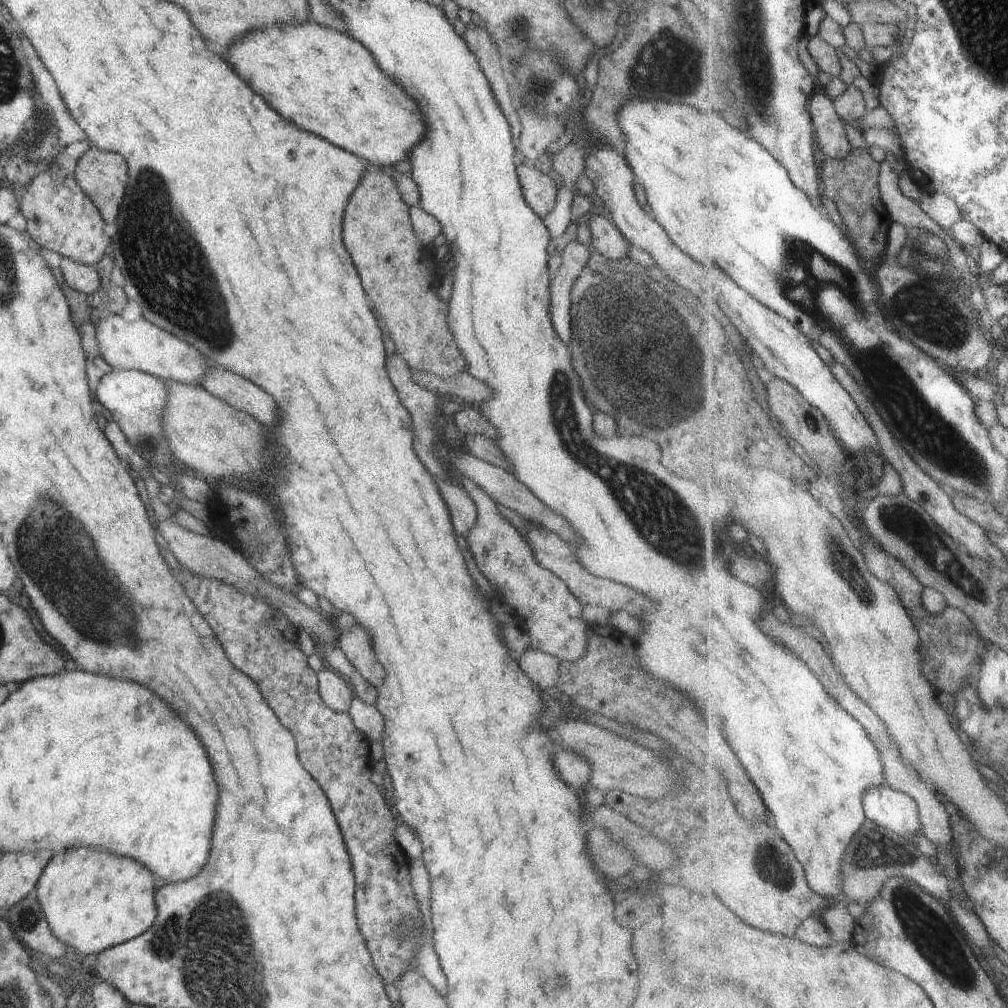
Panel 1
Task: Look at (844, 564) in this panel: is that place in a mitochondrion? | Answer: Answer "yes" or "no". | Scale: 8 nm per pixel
yes

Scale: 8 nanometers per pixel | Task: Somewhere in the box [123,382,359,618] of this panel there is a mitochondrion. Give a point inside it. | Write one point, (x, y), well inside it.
(147, 443)

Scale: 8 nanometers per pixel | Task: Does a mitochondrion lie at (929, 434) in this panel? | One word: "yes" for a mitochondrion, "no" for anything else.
yes

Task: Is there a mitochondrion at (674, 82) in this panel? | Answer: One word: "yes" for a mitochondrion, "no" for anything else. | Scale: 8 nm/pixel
yes

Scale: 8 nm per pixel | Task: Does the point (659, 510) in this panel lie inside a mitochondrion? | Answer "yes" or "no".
yes

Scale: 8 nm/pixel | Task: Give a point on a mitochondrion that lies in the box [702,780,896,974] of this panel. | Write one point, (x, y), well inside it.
(781, 871)

